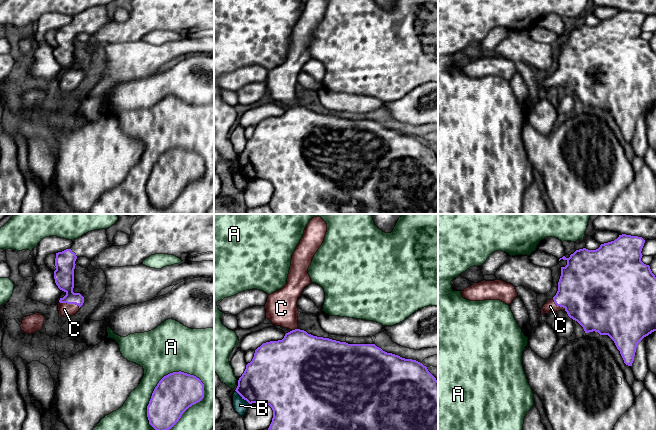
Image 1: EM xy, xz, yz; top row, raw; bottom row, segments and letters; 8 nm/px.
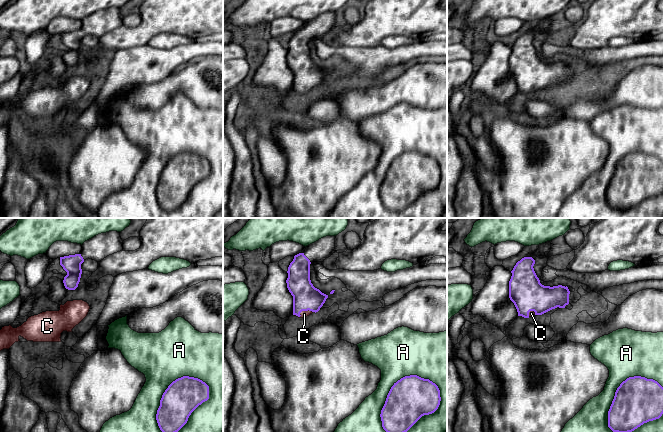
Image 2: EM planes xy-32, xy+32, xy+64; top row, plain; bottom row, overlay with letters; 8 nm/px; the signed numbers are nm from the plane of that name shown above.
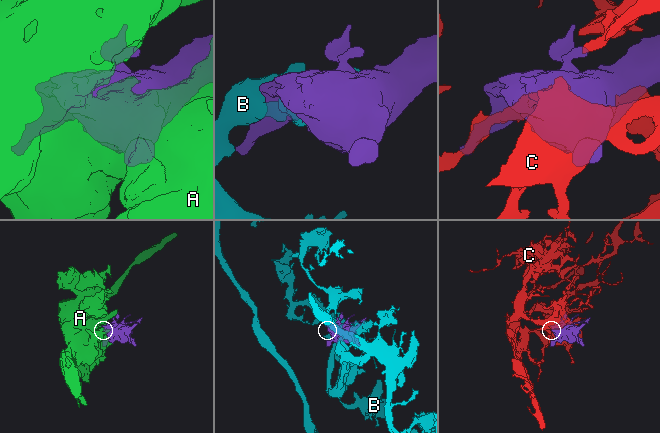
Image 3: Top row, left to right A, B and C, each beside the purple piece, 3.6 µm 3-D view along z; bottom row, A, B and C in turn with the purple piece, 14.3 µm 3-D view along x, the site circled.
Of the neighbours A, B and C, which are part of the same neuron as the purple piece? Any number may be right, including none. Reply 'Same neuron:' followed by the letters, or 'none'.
Same neuron: C

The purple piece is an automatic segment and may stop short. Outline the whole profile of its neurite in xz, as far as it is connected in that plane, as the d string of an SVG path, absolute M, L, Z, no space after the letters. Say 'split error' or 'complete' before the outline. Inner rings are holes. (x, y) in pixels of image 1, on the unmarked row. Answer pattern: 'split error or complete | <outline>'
split error | M307 0L303 13L297 21L291 36L291 42L287 59L278 67L268 71L264 81L266 94L275 102L288 104L291 107L286 109L282 116L263 119L255 126L254 133L246 141L246 145L238 156L236 168L249 180L263 179L269 181L273 186L272 198L268 204L273 214L438 214L438 157L422 139L405 135L398 131L387 129L375 120L348 120L329 114L317 113L308 110L298 104L297 77L303 65L312 59L308 50L308 44L319 23L322 21L327 8L327 0Z

